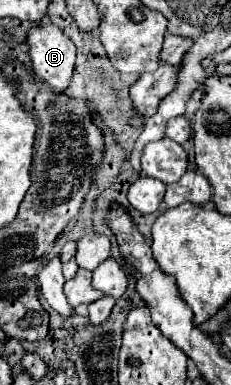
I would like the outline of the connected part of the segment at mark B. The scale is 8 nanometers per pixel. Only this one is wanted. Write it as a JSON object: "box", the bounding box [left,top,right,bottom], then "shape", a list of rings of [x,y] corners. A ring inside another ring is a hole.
{"box":[27,23,75,91],"shape":[[[43,23],[27,33],[35,75],[57,91],[65,91],[75,69],[75,45],[55,25]]]}

